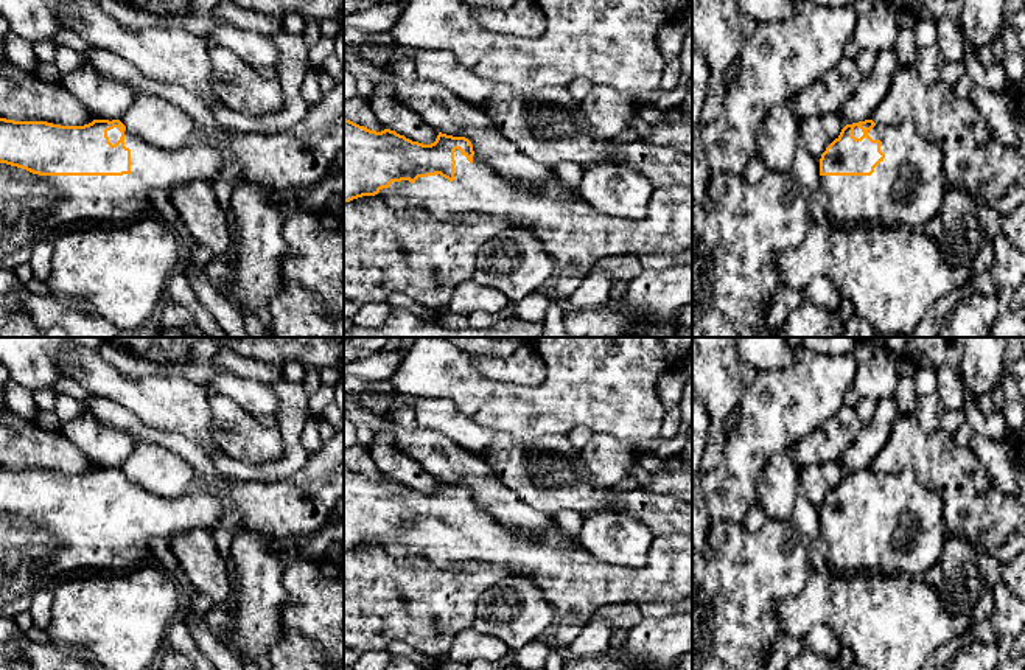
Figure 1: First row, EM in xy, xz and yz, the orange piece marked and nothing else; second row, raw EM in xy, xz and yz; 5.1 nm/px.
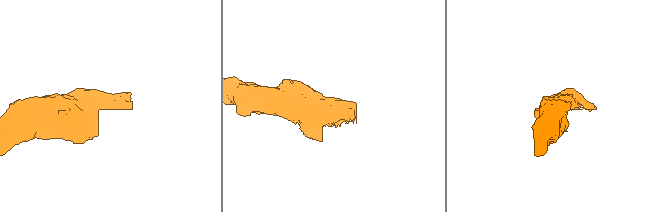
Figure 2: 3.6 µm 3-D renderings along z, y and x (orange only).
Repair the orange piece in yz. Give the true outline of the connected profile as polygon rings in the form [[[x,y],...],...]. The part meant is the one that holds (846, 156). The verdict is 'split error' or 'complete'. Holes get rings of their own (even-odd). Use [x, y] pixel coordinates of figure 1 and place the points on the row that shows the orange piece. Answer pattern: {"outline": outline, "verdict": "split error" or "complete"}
{"outline": [[[908,120],[846,124],[820,159],[820,187],[810,193],[812,210],[843,227],[904,227],[922,230],[939,215],[946,182],[939,148],[921,137]]], "verdict": "split error"}

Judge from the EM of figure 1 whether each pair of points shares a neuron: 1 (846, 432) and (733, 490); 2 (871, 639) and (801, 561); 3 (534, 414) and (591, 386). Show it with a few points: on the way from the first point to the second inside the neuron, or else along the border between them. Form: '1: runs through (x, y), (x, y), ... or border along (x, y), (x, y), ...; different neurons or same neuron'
1: border along (817, 429), (804, 436), (789, 453); different neurons
2: border along (814, 560), (806, 585), (797, 594), (786, 599); different neurons
3: runs through (548, 409), (577, 390); same neuron

